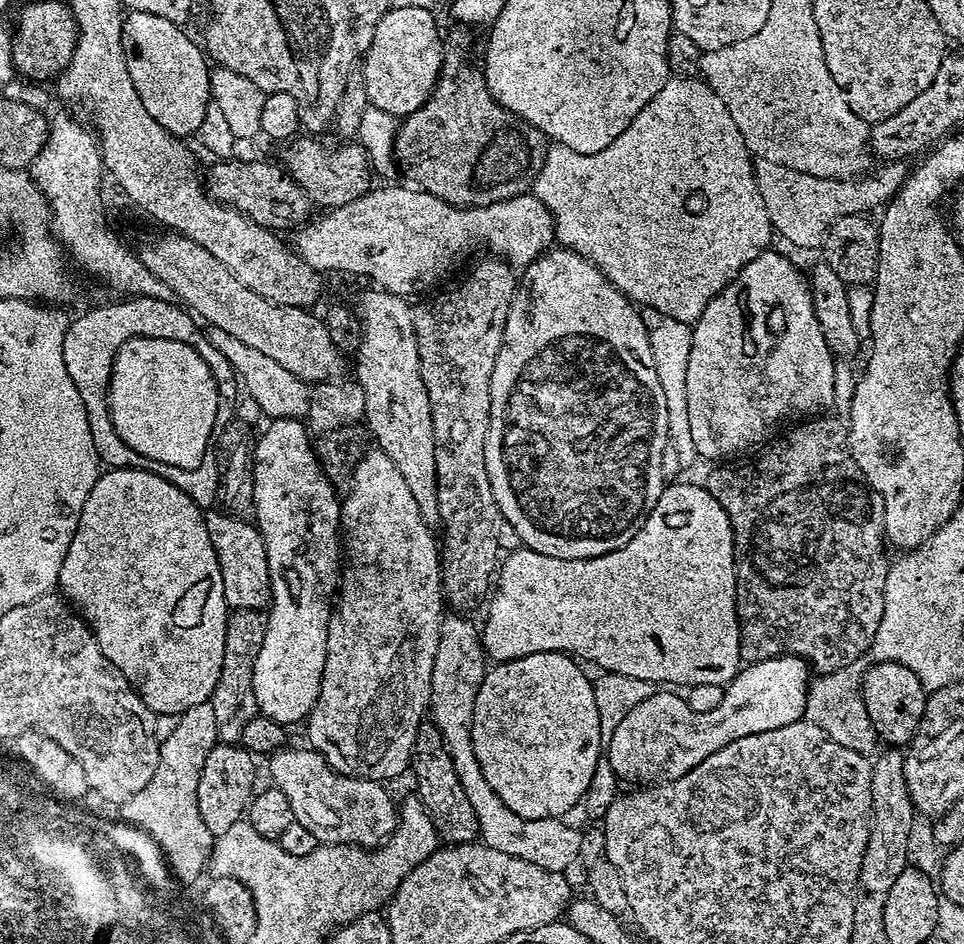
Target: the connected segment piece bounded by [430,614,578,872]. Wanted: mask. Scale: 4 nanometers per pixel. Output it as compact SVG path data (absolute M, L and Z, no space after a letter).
M445 615L440 625L440 641L434 654L430 716L444 740L444 749L454 768L470 807L480 827L479 839L502 854L522 858L547 872L564 872L567 864L577 859L578 836L559 819L523 820L511 812L490 790L472 750L472 714L474 698L486 671L486 653L481 637L467 624L467 619Z

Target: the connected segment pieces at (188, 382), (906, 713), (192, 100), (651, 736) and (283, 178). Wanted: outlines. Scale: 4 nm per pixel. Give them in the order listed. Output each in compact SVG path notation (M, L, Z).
M144 337L127 340L116 355L109 380L108 403L113 429L129 448L132 440L128 440L128 428L136 428L136 424L124 424L124 392L136 396L136 384L140 384L140 400L144 400L144 356L148 356L148 376L152 376L152 388L156 388L152 392L156 396L156 456L150 462L164 464L172 470L197 471L203 465L201 462L216 428L219 387L207 359L194 349L180 340Z
M877 663L864 676L862 701L864 713L868 716L871 731L888 746L904 746L911 740L916 727L924 717L925 689L920 686L920 679L908 668L900 664Z
M129 11L122 26L122 50L126 70L130 70L130 79L134 82L134 90L138 90L138 98L142 98L142 106L150 113L150 118L167 132L177 138L188 138L191 134L199 133L202 118L210 103L210 64L202 51L201 45L196 44L184 33L185 29L170 23L161 16L145 12Z
M775 656L757 664L741 667L736 677L724 688L722 700L709 713L695 713L683 695L675 696L672 690L656 690L644 701L639 702L622 719L606 747L606 757L613 773L621 781L644 780L640 782L667 782L682 778L694 766L706 762L710 754L718 754L722 746L738 742L750 734L762 734L766 730L778 730L782 726L797 723L804 716L808 704L810 687L810 668L799 656Z
M232 162L217 163L220 165L206 176L206 188L213 201L239 212L269 230L296 230L309 223L308 215L314 211L314 205L287 175L275 176L268 164L228 163Z

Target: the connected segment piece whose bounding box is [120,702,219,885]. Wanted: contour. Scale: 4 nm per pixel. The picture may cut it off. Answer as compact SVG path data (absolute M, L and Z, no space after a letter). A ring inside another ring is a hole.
M210 702L188 708L174 723L172 732L161 741L159 762L150 782L121 804L120 816L155 839L173 877L185 885L199 878L214 843L212 832L207 830L198 814L197 782L206 754L218 742L219 728ZM176 804L192 804L194 812L176 812Z

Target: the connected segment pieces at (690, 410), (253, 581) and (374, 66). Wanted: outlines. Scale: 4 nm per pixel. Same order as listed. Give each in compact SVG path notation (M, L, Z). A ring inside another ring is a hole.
M761 250L746 266L740 268L729 287L725 288L719 296L712 299L711 304L706 306L706 310L696 319L695 324L691 325L692 345L690 346L690 356L686 362L686 390L684 403L690 424L690 438L696 447L697 457L705 456L712 462L724 462L727 456L740 456L743 452L751 450L755 444L760 444L771 432L776 432L787 420L800 422L811 412L816 412L824 403L833 399L835 366L833 357L827 351L822 350L814 335L814 313L812 306L813 293L810 291L810 284L807 279L800 277L800 272L783 256L780 252L768 252Z
M223 510L204 512L206 530L210 534L210 546L214 546L214 554L218 558L218 570L222 574L222 590L224 601L229 609L248 608L264 610L269 607L268 591L268 559L266 546L259 528L255 523L239 520Z
M393 7L385 12L374 30L374 42L362 61L362 79L369 105L384 112L380 114L385 117L403 118L417 112L436 85L442 47L436 24L430 17L422 9Z

